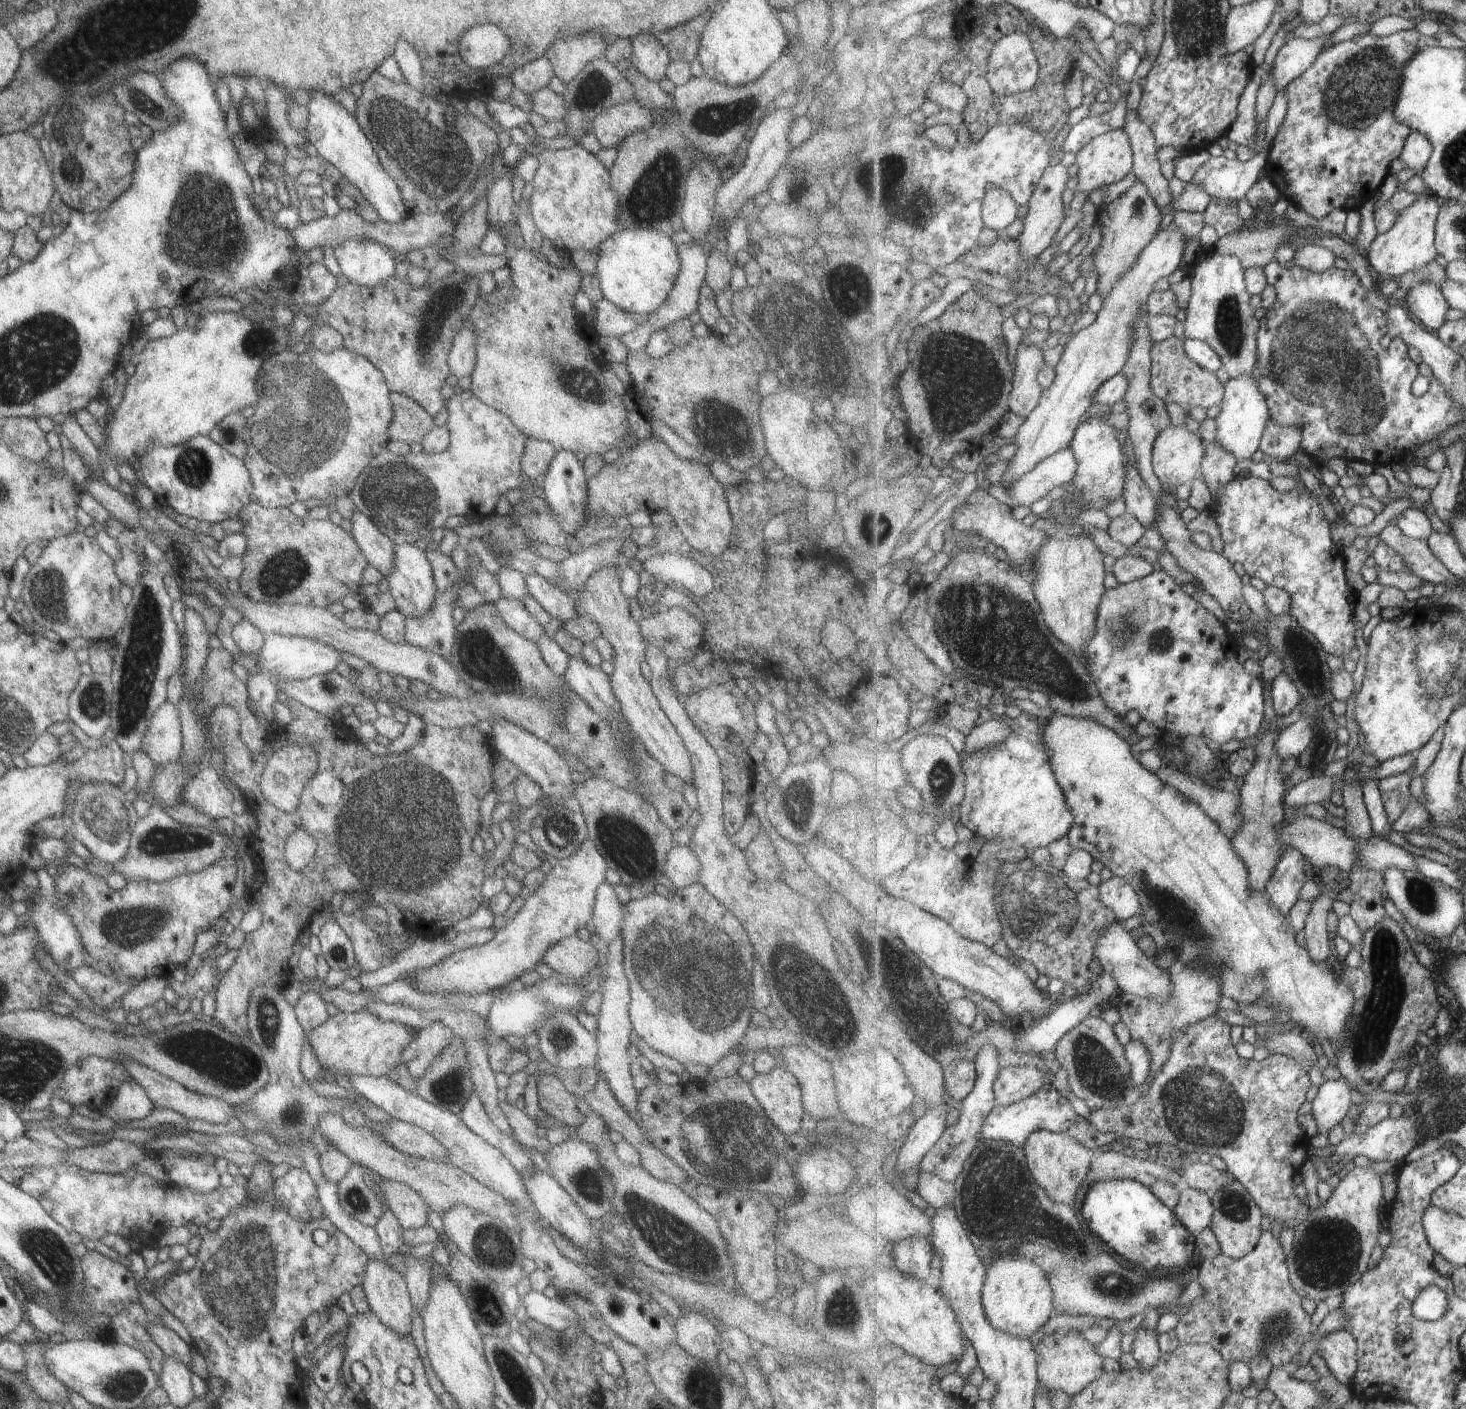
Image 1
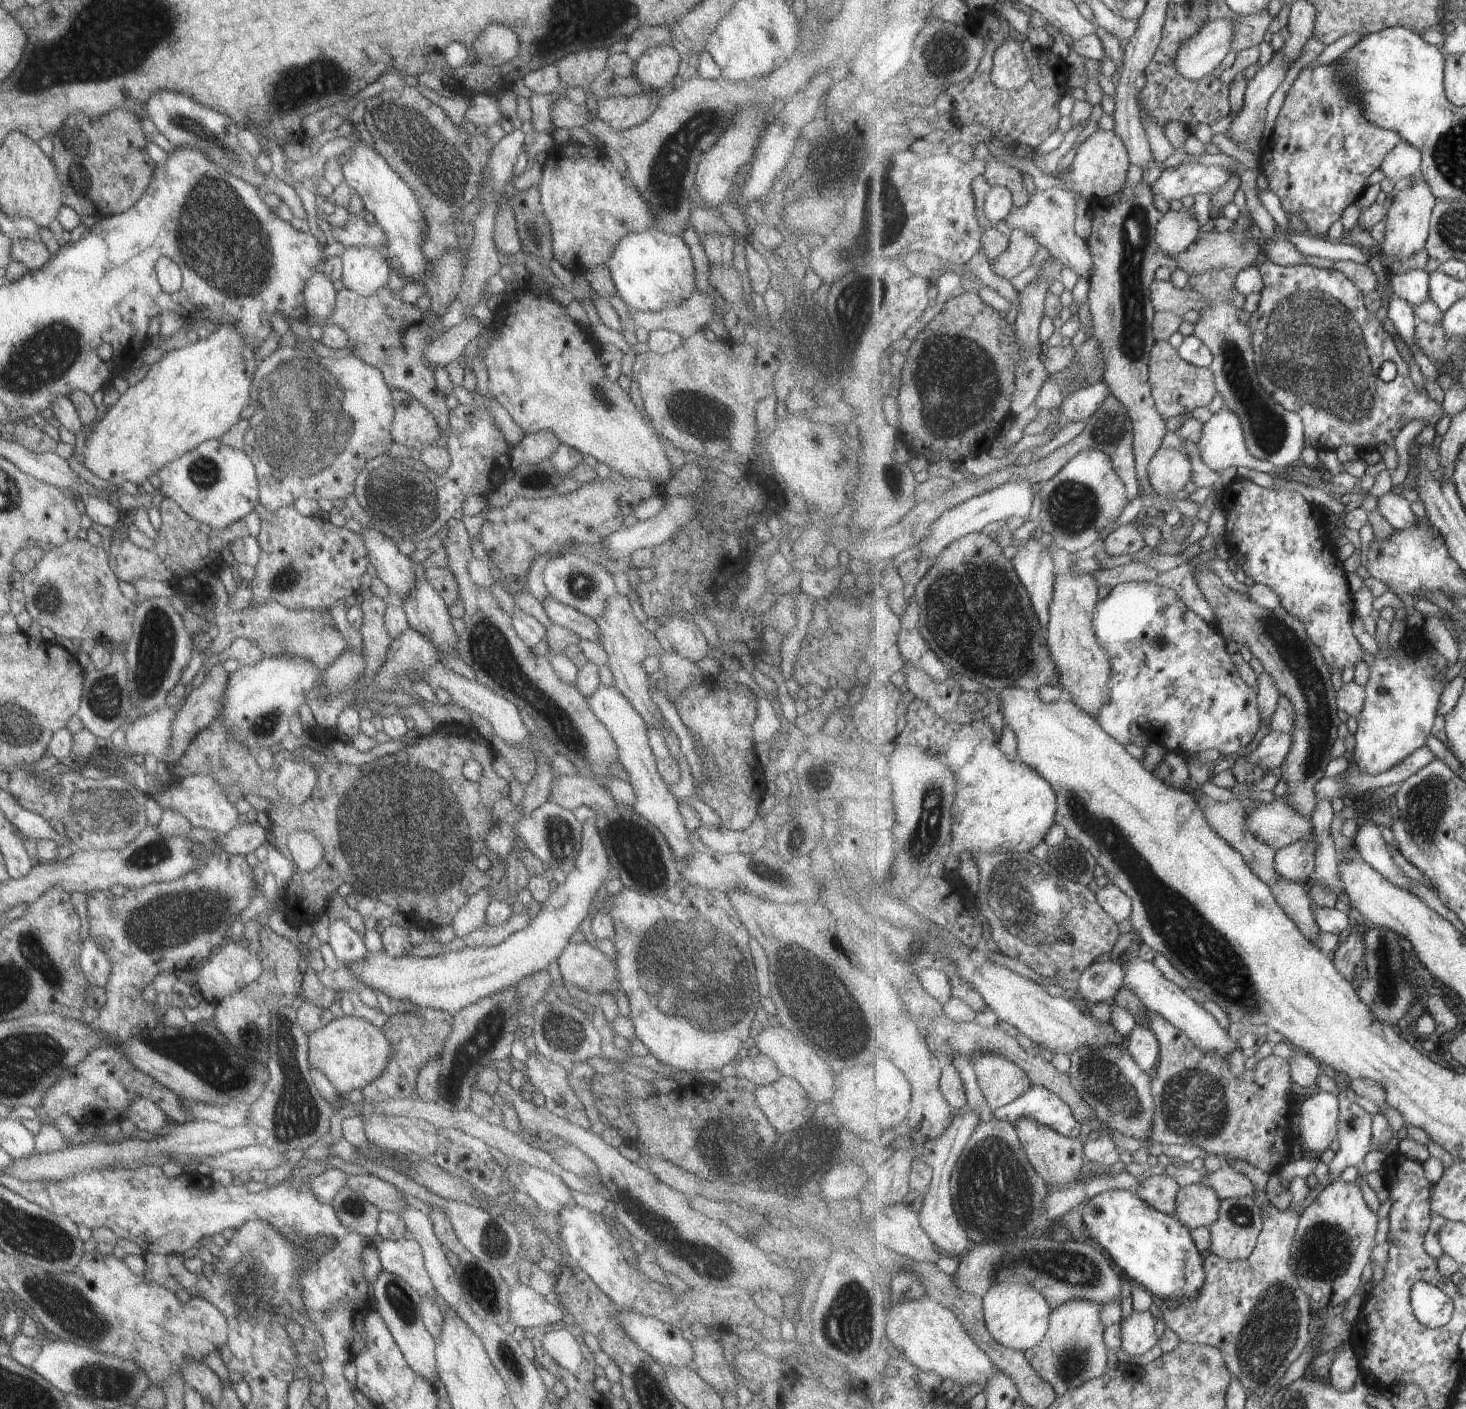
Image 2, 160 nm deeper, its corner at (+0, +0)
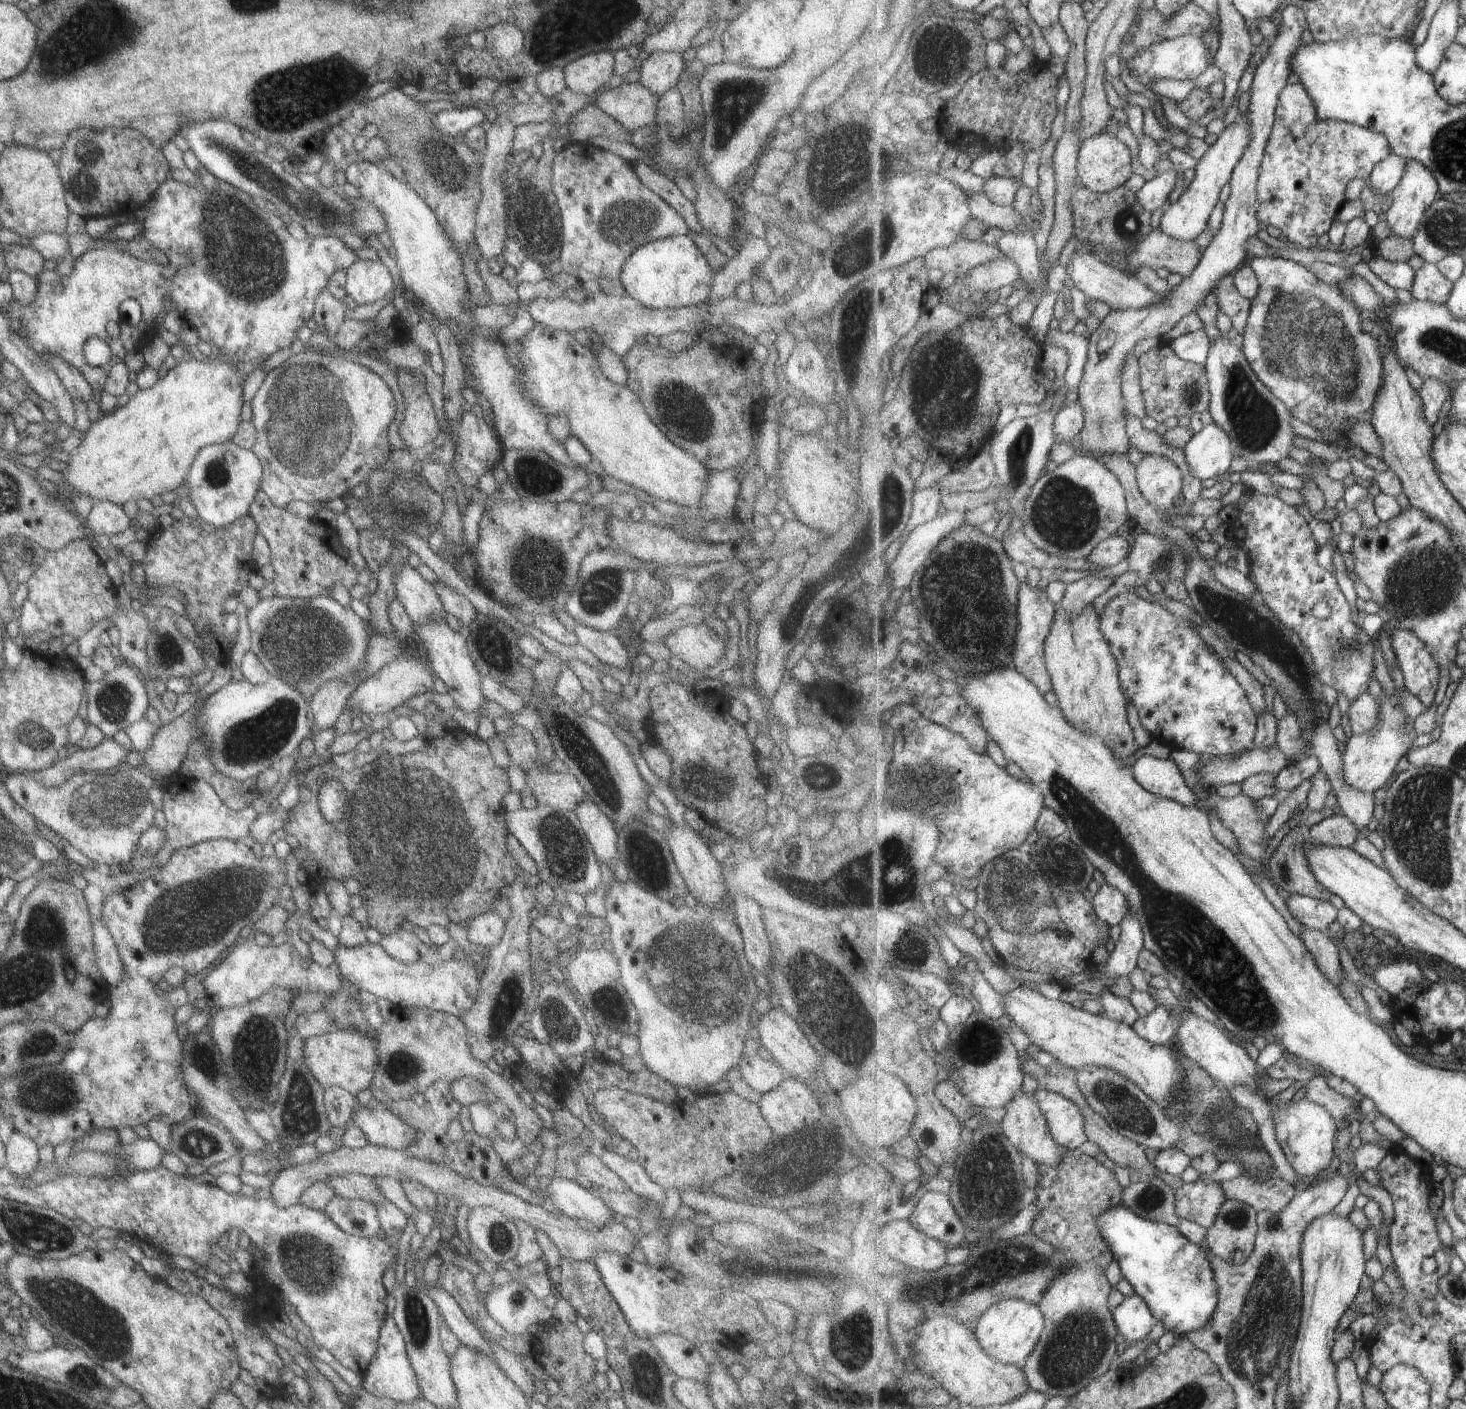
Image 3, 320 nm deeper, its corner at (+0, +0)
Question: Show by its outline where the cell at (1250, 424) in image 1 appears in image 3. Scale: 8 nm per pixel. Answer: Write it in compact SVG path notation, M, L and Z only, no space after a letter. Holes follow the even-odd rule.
M1214 421L1205 424L1184 450L1187 466L1201 480L1225 475L1236 458L1231 436Z

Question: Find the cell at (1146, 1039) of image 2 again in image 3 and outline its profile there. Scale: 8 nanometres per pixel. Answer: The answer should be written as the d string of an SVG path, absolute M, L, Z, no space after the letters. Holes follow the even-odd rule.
M1157 1008L1155 1012L1151 1012L1151 1016L1140 1017L1133 1028L1151 1044L1165 1046L1174 1043L1177 1024L1181 1024L1181 1018L1177 1014L1171 1014L1171 1010L1167 1008Z

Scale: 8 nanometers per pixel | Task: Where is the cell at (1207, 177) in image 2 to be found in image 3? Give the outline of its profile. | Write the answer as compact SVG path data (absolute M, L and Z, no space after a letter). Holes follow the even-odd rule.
M1175 168L1170 169L1158 177L1155 176L1137 192L1137 200L1145 206L1147 212L1157 211L1169 202L1169 195L1175 190L1178 174L1179 171Z

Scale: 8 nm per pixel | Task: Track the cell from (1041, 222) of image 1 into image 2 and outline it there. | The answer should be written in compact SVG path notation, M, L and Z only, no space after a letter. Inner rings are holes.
M1023 228L1011 230L1009 248L991 263L992 271L1007 282L1027 270L1039 250L1039 242Z

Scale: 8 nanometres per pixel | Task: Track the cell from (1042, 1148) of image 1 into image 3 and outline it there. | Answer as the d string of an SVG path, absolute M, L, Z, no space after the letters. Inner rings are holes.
M1023 1090L1017 1092L1015 1100L1006 1107L1006 1115L1000 1124L1007 1138L1017 1146L1018 1150L1023 1150L1023 1153L1037 1166L1055 1166L1061 1162L1061 1156L1067 1152L1067 1148L1057 1144L1045 1114L1041 1112L1035 1093L1023 1092Z

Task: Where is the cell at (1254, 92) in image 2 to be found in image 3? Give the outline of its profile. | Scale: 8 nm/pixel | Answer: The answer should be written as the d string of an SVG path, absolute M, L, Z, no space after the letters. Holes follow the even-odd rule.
M1249 110L1239 118L1232 117L1227 121L1226 128L1220 133L1220 140L1208 148L1208 151L1199 159L1197 164L1196 175L1192 180L1189 188L1179 197L1175 204L1171 205L1166 211L1159 224L1159 230L1164 234L1177 238L1177 240L1193 241L1209 224L1211 212L1215 210L1219 202L1219 194L1225 184L1230 184L1233 178L1233 170L1237 168L1239 160L1243 158L1249 142L1253 140L1251 132L1251 118ZM1234 121L1236 124L1234 124Z

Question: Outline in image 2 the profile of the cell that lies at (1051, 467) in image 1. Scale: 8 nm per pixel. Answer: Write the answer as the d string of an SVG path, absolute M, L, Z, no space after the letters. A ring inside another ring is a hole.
M1016 478L1012 482L1003 484L1003 486L996 490L984 493L979 498L973 498L973 500L968 500L968 502L961 504L961 506L953 508L947 514L941 516L941 520L931 528L931 534L925 536L925 540L919 542L922 558L929 560L929 558L935 558L935 556L939 557L946 547L965 536L980 533L980 530L987 526L987 524L1000 520L1006 521L1009 516L1029 514L1031 506L1033 506L1033 498L1035 498L1031 486L1032 484L1028 479Z

